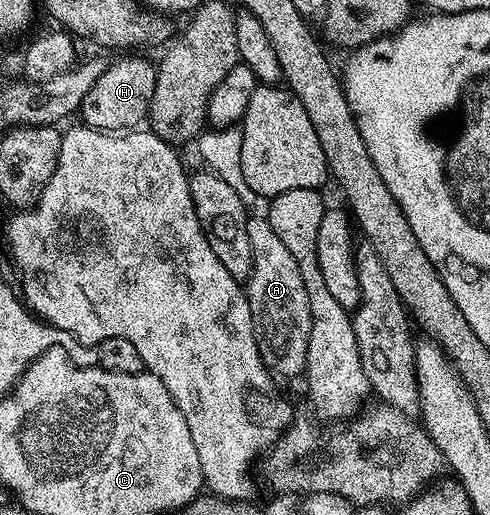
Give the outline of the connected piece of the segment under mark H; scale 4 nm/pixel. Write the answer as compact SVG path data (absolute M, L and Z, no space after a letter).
M125 53L122 59L113 59L109 67L99 77L99 81L95 81L95 85L91 85L91 89L87 93L87 97L83 97L81 109L79 112L80 122L86 127L94 127L100 131L128 131L137 129L146 122L149 114L149 106L151 105L151 97L155 93L155 77L157 76L157 68L154 60L144 59L141 53Z

